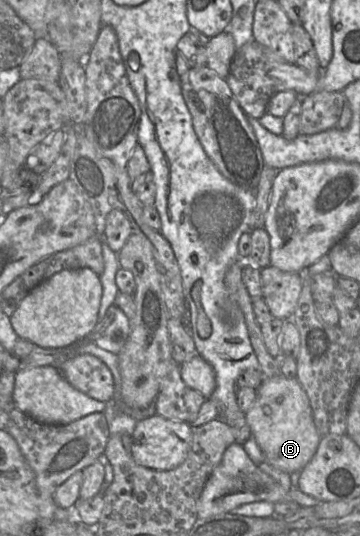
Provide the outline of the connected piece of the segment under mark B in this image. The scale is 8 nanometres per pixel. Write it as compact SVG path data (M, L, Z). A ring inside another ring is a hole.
M282 374L265 377L257 388L257 398L245 413L246 424L250 427L264 460L278 470L292 474L301 471L315 455L321 436L314 423L309 398L297 378L287 378Z

